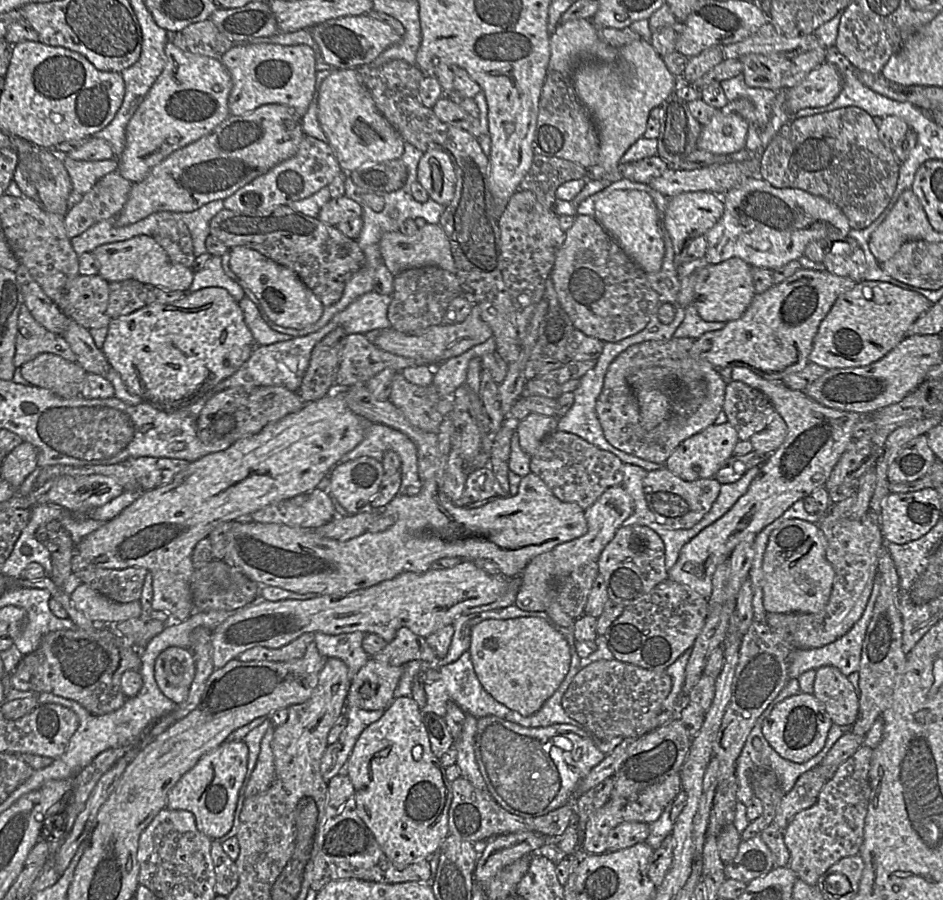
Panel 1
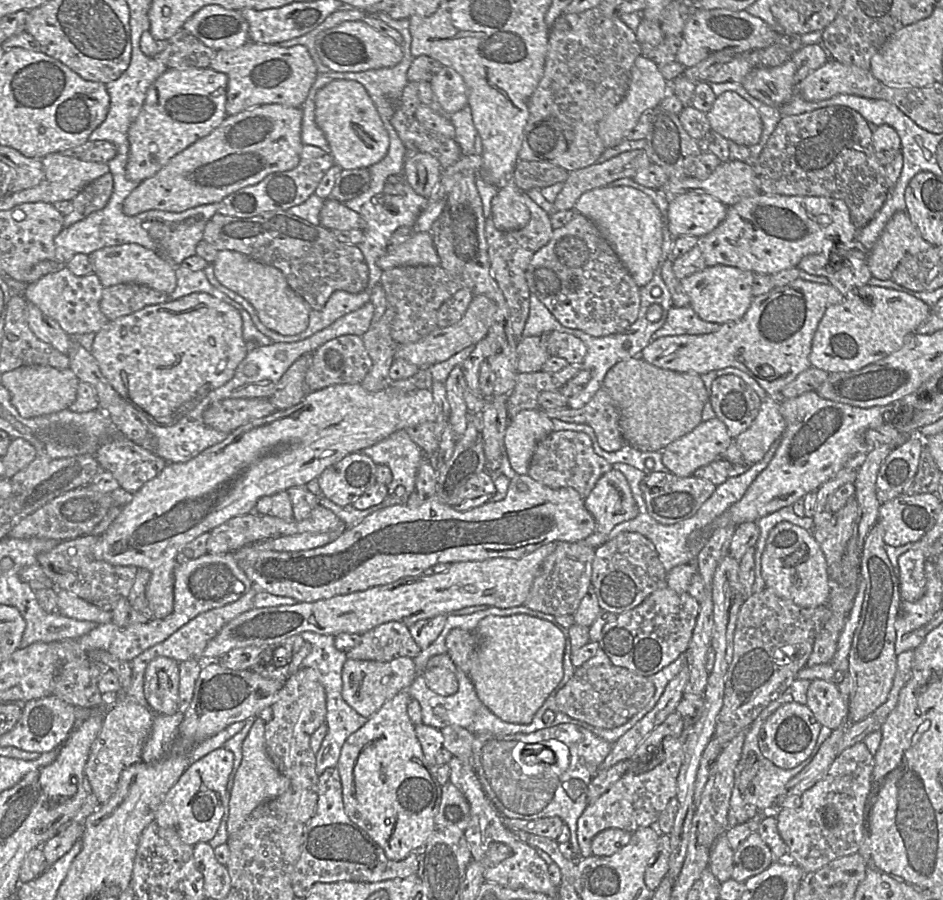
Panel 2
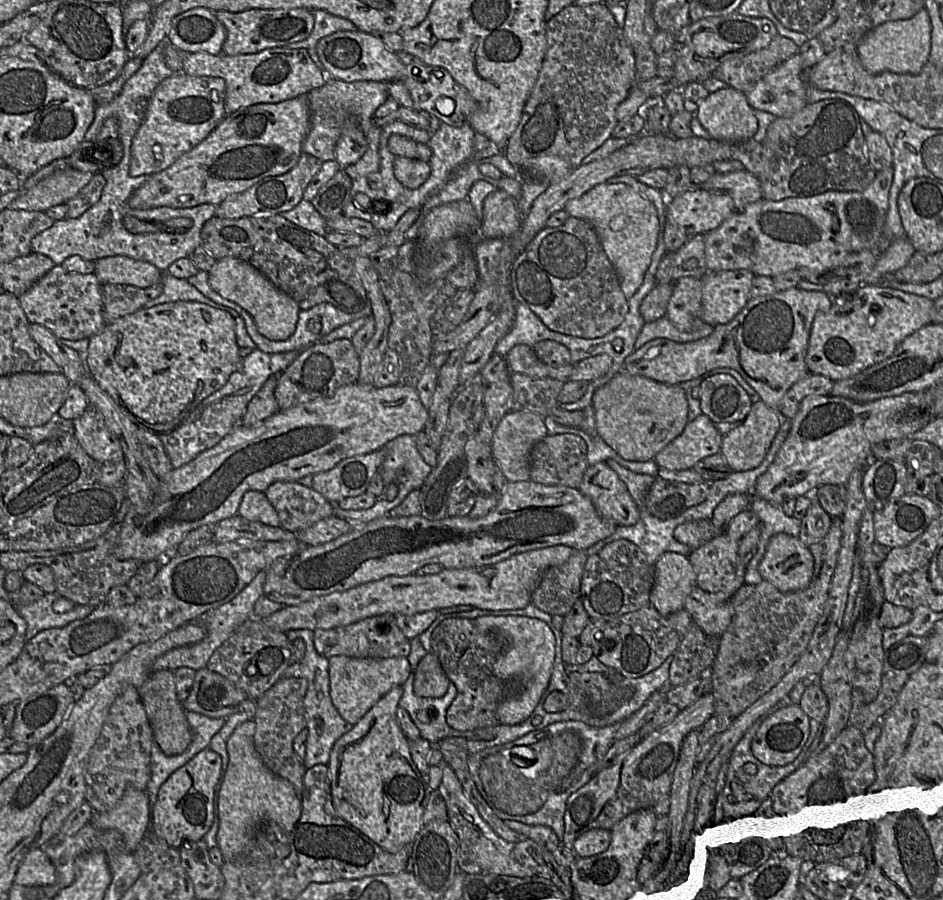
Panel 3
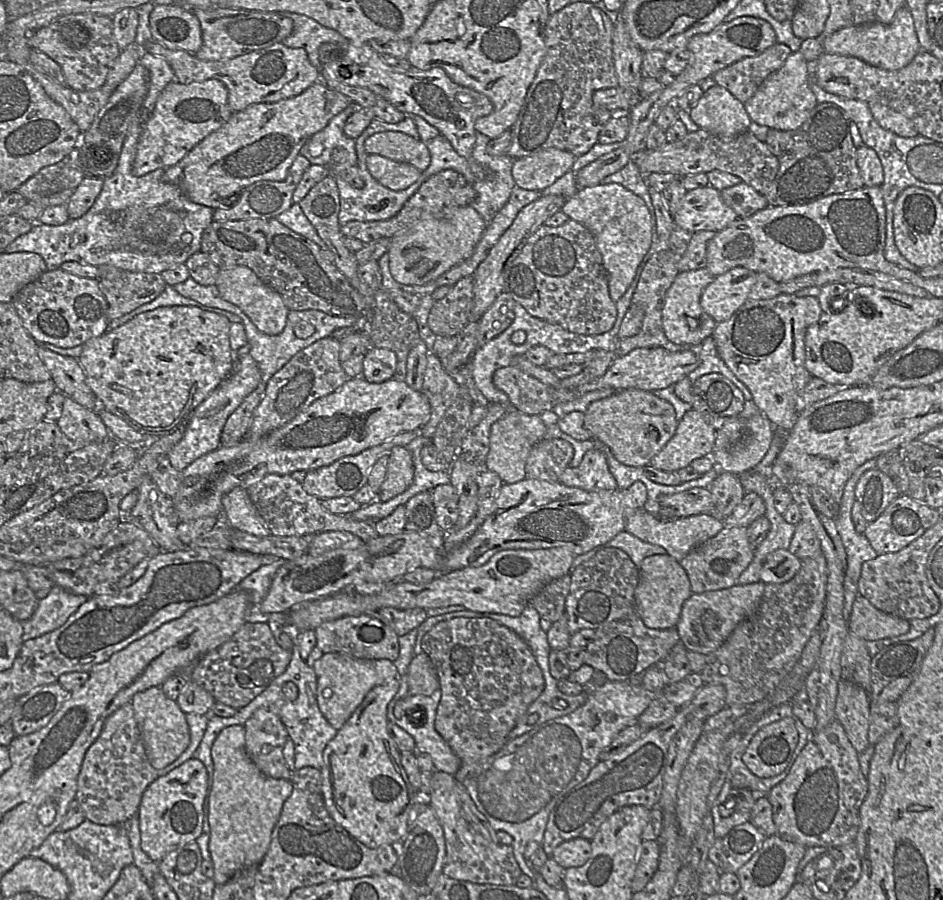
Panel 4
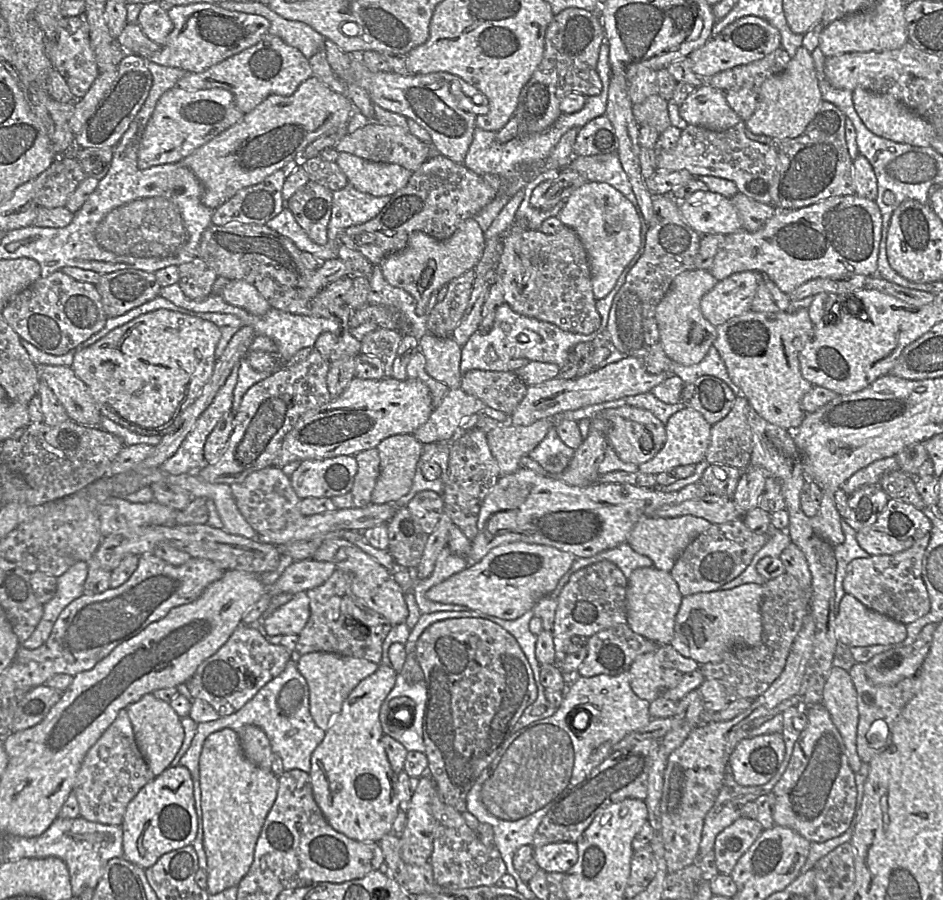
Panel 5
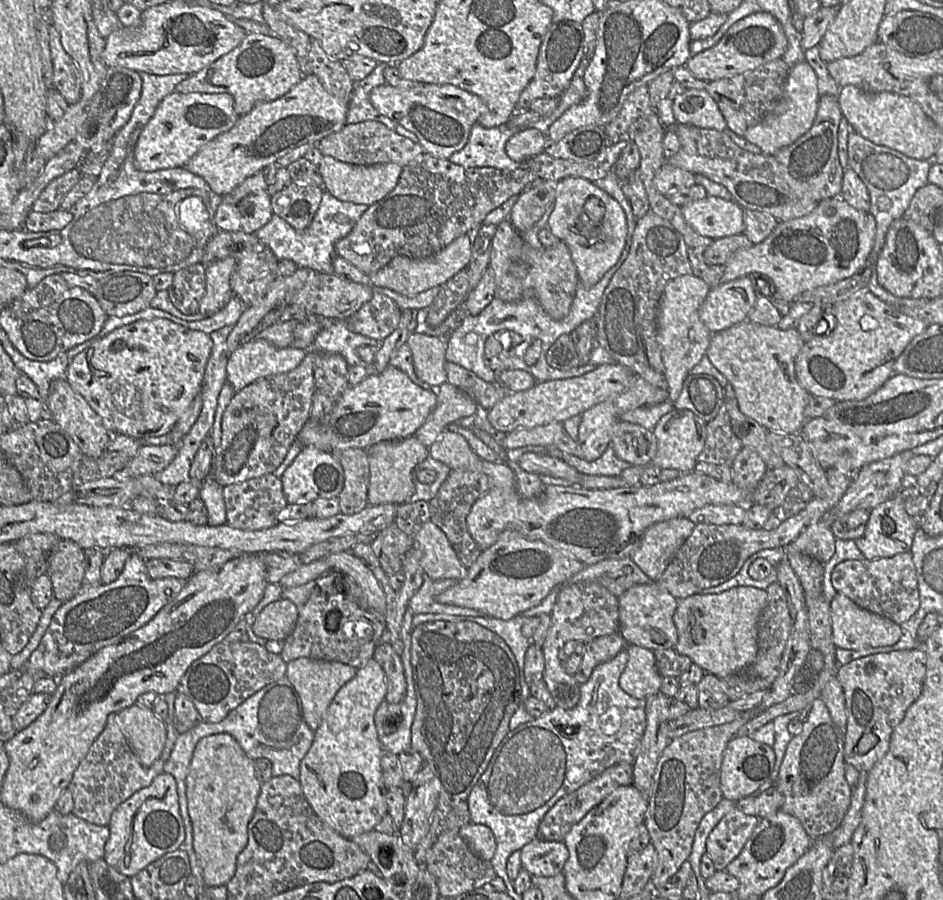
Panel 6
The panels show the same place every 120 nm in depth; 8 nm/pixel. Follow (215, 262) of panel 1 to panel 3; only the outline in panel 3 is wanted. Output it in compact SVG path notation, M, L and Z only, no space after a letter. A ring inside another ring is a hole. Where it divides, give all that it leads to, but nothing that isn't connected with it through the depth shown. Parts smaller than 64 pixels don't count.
M164 272L162 274L162 285L162 293L157 298L151 300L144 308L176 301L192 301L222 310L222 308L217 307L220 304L204 296L198 289L192 286L187 279L179 279Z

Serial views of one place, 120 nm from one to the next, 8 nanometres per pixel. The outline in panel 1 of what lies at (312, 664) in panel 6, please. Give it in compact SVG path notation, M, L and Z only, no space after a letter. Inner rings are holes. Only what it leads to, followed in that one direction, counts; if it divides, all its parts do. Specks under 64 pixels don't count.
M369 659L351 680L346 705L368 711L385 710L394 699L394 691L402 673L403 666L390 666Z

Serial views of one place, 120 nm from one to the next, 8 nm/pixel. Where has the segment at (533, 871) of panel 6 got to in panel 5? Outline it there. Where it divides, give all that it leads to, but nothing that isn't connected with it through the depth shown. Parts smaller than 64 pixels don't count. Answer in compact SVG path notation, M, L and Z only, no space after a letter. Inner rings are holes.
M558 842L534 848L532 858L547 873L566 873L578 860L576 843Z

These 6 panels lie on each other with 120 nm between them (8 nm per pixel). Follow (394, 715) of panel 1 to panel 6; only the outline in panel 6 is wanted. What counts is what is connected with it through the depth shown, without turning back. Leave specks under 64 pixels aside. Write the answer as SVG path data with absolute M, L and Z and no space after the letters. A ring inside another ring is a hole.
M374 659L358 668L355 676L346 682L335 694L320 725L314 731L312 744L300 762L298 781L305 799L317 817L331 829L346 838L374 830L387 814L386 794L380 757L382 746L379 741L374 715L385 699L387 683L385 672Z

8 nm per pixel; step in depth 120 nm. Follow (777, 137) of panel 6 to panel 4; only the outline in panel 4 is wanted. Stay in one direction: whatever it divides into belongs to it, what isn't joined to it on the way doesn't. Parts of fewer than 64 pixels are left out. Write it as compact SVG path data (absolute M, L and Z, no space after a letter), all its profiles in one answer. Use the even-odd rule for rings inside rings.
M801 51L792 52L785 63L762 82L744 104L753 123L769 129L791 131L800 128L807 121L818 104L809 81L807 64Z

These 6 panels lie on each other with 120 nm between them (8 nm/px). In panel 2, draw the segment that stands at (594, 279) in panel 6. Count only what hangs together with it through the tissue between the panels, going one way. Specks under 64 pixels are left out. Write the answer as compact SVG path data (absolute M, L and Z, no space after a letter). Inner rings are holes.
M625 186L601 187L582 194L573 210L595 223L639 288L651 281L662 254L664 223L647 194Z

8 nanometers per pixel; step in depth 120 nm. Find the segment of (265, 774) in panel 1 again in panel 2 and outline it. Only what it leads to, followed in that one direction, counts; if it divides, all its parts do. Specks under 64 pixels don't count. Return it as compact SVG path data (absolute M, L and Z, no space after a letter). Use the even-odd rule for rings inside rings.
M256 717L247 736L242 743L242 760L237 771L231 771L226 787L228 793L229 811L227 832L236 832L246 821L251 812L269 800L283 794L290 785L290 780L281 774L271 758L265 745L265 723Z

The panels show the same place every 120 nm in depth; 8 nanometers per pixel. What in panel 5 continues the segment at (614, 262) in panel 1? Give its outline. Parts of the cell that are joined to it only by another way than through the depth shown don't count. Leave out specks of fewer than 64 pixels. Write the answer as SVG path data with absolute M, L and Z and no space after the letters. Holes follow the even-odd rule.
M562 227L555 234L524 228L508 231L501 237L494 281L501 285L505 303L521 315L552 323L571 333L590 334L600 328L601 317L596 309L597 299L592 290L589 257L578 235L569 227Z

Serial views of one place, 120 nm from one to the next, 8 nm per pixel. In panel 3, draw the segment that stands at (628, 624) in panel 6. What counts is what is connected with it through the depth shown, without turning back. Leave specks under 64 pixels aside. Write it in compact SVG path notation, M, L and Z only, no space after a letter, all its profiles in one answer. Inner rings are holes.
M665 552L656 560L654 570L649 603L662 616L682 609L686 597L696 586L696 574L688 556Z

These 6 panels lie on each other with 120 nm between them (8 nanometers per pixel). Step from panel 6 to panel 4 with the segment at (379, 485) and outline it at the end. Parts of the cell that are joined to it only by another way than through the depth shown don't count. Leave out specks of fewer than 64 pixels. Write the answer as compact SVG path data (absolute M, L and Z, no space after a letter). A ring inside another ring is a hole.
M396 446L387 454L386 476L377 494L377 500L386 502L404 492L414 478L411 452L405 446Z

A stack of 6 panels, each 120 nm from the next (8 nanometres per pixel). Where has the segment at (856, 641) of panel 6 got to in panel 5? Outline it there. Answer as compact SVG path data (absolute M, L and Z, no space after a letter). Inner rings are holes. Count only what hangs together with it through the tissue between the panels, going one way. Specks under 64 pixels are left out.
M850 594L841 599L835 635L848 647L897 644L907 636L906 624L868 609Z

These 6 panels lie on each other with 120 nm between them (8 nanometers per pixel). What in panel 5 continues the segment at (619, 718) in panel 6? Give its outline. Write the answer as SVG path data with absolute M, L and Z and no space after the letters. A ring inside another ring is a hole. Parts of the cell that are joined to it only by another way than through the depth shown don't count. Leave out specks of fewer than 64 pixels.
M626 671L617 676L609 676L605 674L595 675L591 677L581 677L578 673L566 676L566 686L567 690L564 695L564 699L562 704L557 709L557 711L544 719L532 722L522 728L517 732L512 732L510 736L506 739L506 741L502 744L499 753L495 756L492 763L486 767L480 776L476 779L474 785L469 790L466 796L466 804L467 811L469 811L473 816L475 816L480 823L487 823L491 825L494 832L494 845L498 849L501 854L501 857L506 865L507 873L511 875L515 880L519 877L519 871L517 871L513 866L513 856L518 848L523 845L532 845L534 840L534 835L543 819L543 817L547 814L549 809L553 806L553 804L557 801L559 796L569 790L571 787L577 785L581 781L583 781L591 771L600 765L612 752L613 746L618 743L621 739L623 739L628 733L638 730L644 726L646 726L650 721L650 703L647 700L639 698L632 690L630 685L630 673ZM580 711L586 711L590 715L590 723L586 727L586 729L582 731L577 731L572 727L572 721Z

